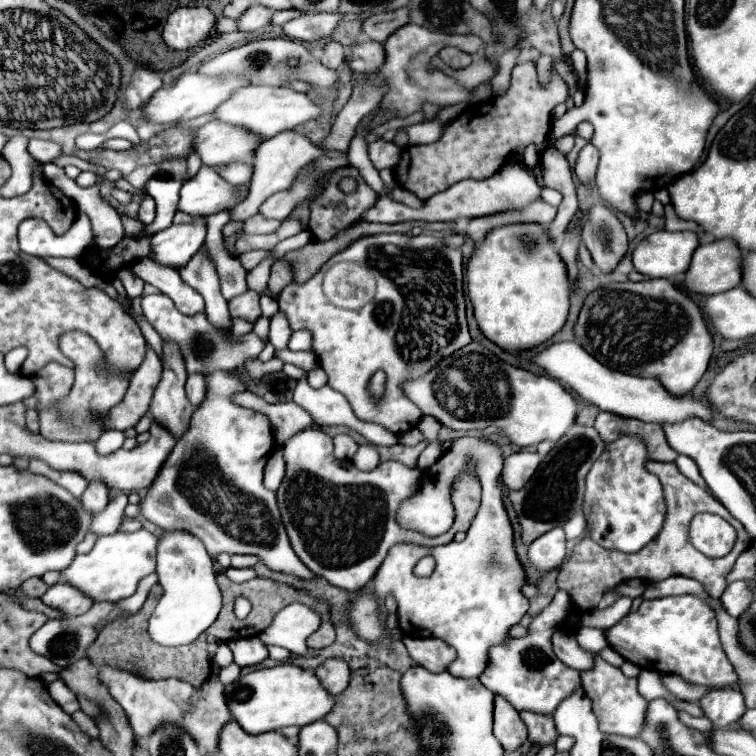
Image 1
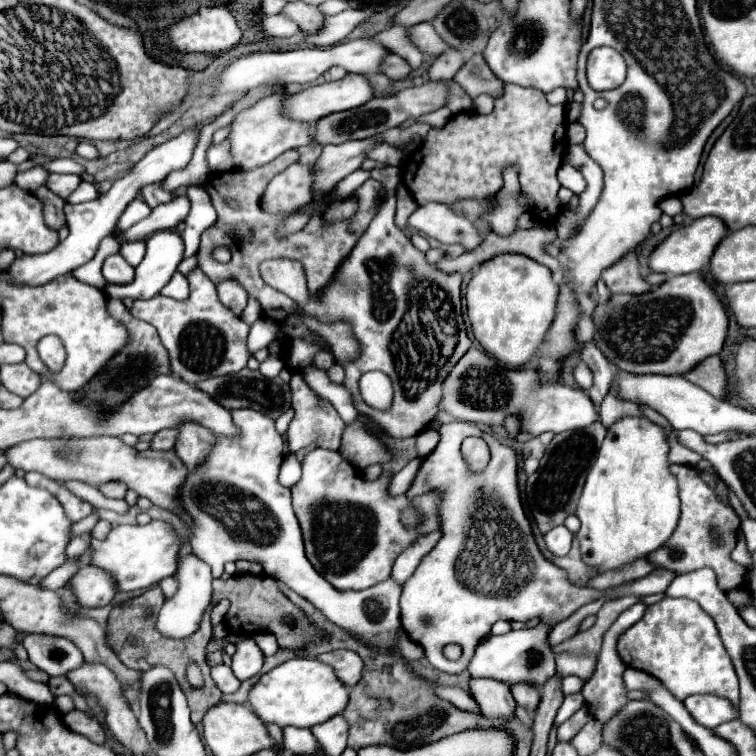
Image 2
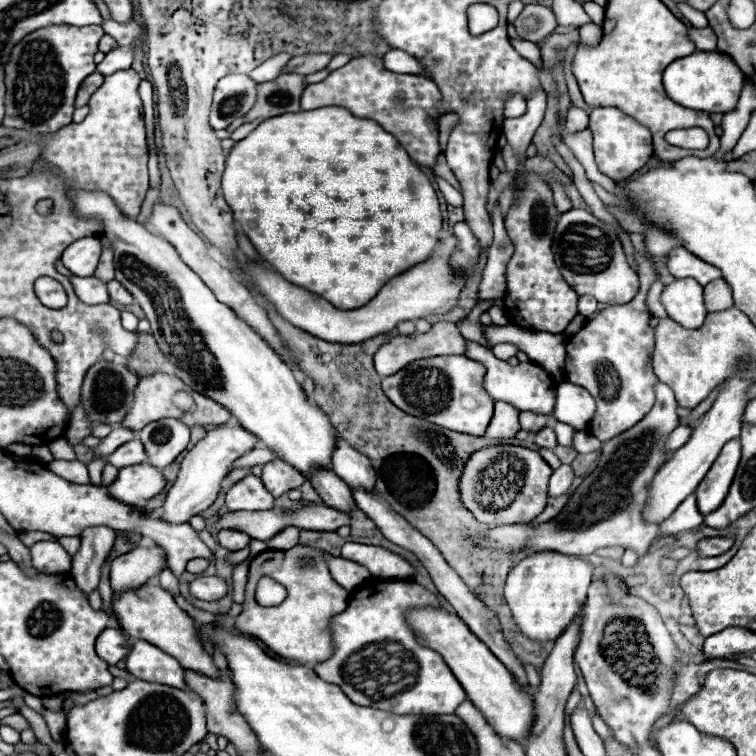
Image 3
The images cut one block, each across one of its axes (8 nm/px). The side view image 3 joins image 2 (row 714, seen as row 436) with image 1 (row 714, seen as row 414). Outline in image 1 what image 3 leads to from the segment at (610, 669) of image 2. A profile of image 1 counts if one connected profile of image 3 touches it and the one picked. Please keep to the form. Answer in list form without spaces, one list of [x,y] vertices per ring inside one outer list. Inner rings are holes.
[[[596,658],[596,666],[588,672],[582,672],[582,688],[586,696],[592,700],[592,710],[600,722],[600,730],[606,734],[618,736],[638,736],[640,728],[644,728],[644,716],[648,702],[636,690],[638,680],[626,678],[620,668],[610,666],[606,660]]]

